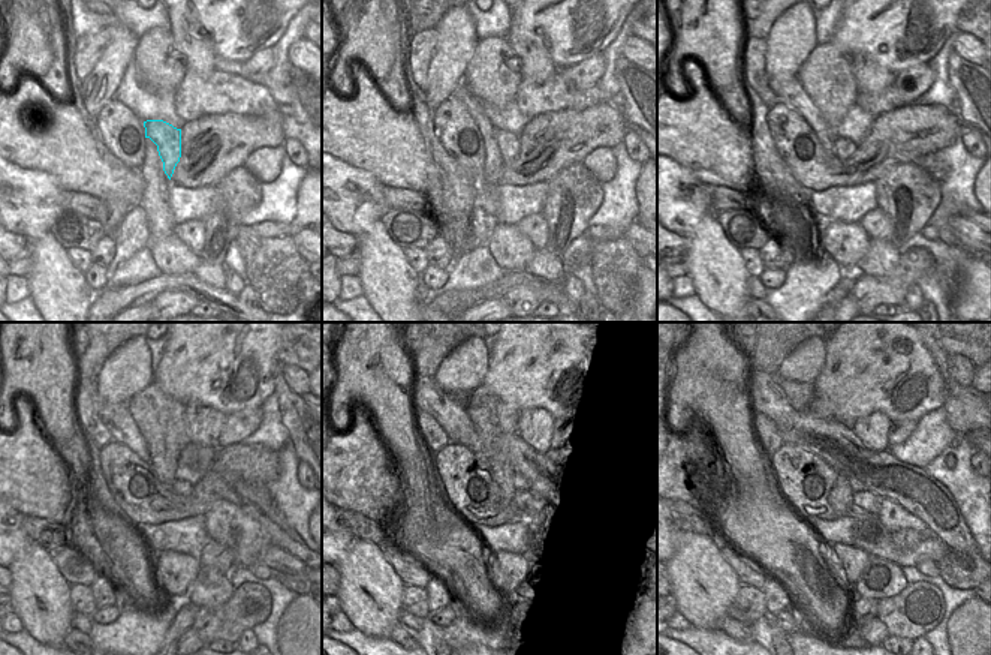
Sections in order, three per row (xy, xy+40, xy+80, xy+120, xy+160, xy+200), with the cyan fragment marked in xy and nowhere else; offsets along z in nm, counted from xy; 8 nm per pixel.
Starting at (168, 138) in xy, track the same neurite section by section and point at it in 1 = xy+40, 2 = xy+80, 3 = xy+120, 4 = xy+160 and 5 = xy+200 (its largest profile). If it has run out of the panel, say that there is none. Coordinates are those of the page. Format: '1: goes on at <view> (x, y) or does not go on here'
1: goes on at xy+40 (508, 143)
2: goes on at xy+80 (843, 149)
3: goes on at xy+120 (181, 487)
4: goes on at xy+160 (527, 504)
5: goes on at xy+200 (870, 502)

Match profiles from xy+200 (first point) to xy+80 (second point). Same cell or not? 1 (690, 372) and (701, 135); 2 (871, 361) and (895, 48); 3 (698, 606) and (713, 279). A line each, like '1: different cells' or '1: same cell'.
1: different cells
2: same cell
3: same cell

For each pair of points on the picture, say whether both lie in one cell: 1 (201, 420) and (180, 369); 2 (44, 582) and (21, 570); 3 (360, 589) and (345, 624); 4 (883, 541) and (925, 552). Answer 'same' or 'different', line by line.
1: different
2: same
3: different
4: same

